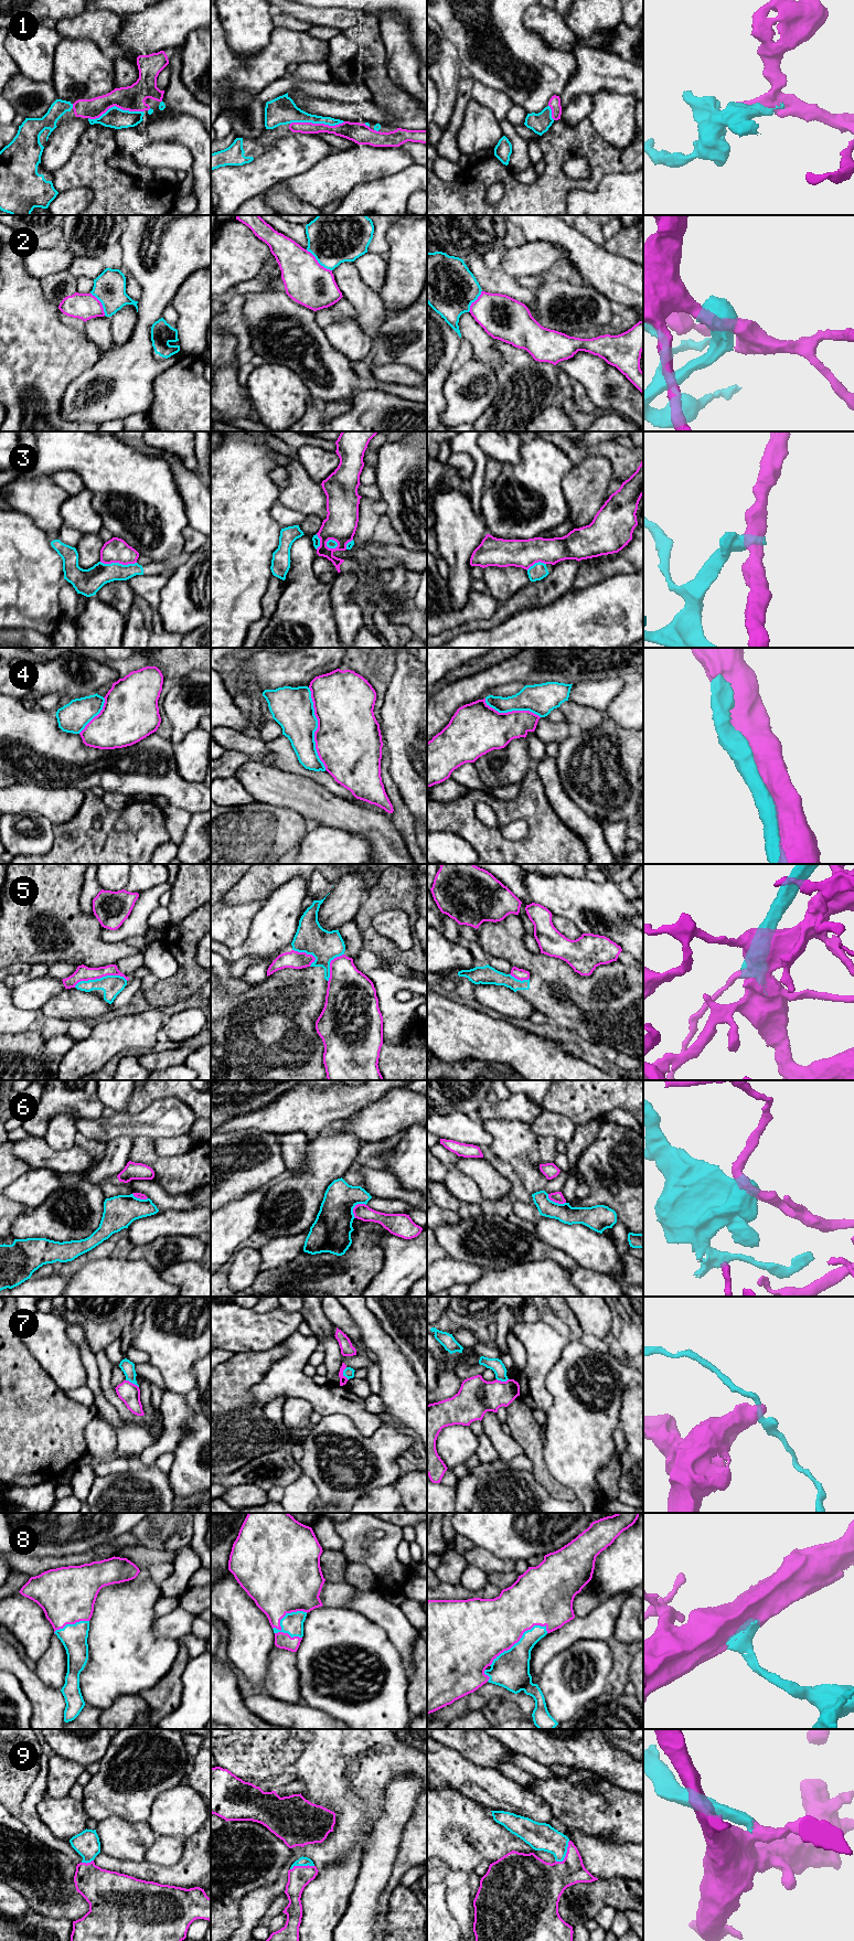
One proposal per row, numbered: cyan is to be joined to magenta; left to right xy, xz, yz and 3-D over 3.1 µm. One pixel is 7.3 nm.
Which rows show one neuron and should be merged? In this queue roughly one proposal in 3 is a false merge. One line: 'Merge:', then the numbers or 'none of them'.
Merge: 1, 2, 4, 8, 9

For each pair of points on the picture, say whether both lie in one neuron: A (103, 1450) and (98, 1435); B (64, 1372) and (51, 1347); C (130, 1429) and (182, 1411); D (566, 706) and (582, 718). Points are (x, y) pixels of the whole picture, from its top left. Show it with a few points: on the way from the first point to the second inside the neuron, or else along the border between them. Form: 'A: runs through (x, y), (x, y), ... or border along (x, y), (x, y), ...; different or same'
A: runs through (102, 1447), (100, 1438); same
B: runs through (64, 1366), (56, 1353); same
C: border along (162, 1416), (162, 1433), (155, 1443); different
D: runs through (569, 708), (578, 716); same

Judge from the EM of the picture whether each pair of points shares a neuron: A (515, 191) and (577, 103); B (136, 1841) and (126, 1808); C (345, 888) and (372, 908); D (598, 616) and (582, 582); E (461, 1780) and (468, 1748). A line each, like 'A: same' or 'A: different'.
A: different
B: different
C: different
D: different
E: different

